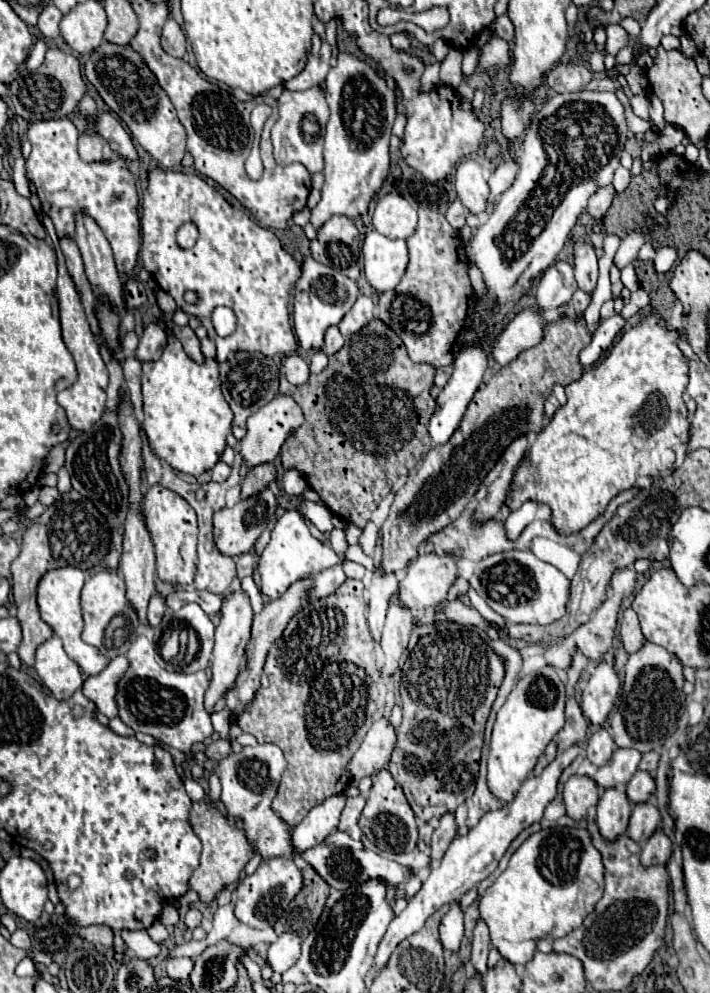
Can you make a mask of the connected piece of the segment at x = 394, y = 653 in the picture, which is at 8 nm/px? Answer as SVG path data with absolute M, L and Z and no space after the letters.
M392 597L392 603L386 615L386 625L380 639L380 645L384 651L384 665L382 665L384 675L390 677L398 671L398 661L408 647L410 631L412 631L412 613L400 607L398 599Z

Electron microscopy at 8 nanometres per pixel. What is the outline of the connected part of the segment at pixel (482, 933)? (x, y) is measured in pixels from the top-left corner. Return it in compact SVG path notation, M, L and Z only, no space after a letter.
M478 921L476 929L474 929L474 939L472 939L472 955L470 955L470 963L472 969L476 971L476 975L484 975L486 971L486 957L490 951L490 937L488 937L488 927L484 921Z

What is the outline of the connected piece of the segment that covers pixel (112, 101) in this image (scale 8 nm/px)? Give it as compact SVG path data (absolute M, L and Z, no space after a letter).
M104 41L84 65L88 81L98 89L106 105L128 125L136 141L166 169L180 165L186 153L186 131L176 115L176 109L144 59L130 47L120 47Z

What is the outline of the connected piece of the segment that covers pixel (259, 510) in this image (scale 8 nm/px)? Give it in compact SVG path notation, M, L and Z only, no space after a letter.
M264 489L262 493L246 499L246 501L238 501L234 507L224 507L214 515L214 543L218 547L218 551L222 555L228 557L240 557L244 553L248 553L256 539L260 537L264 525L268 523L272 511L278 507L274 491L272 489Z

